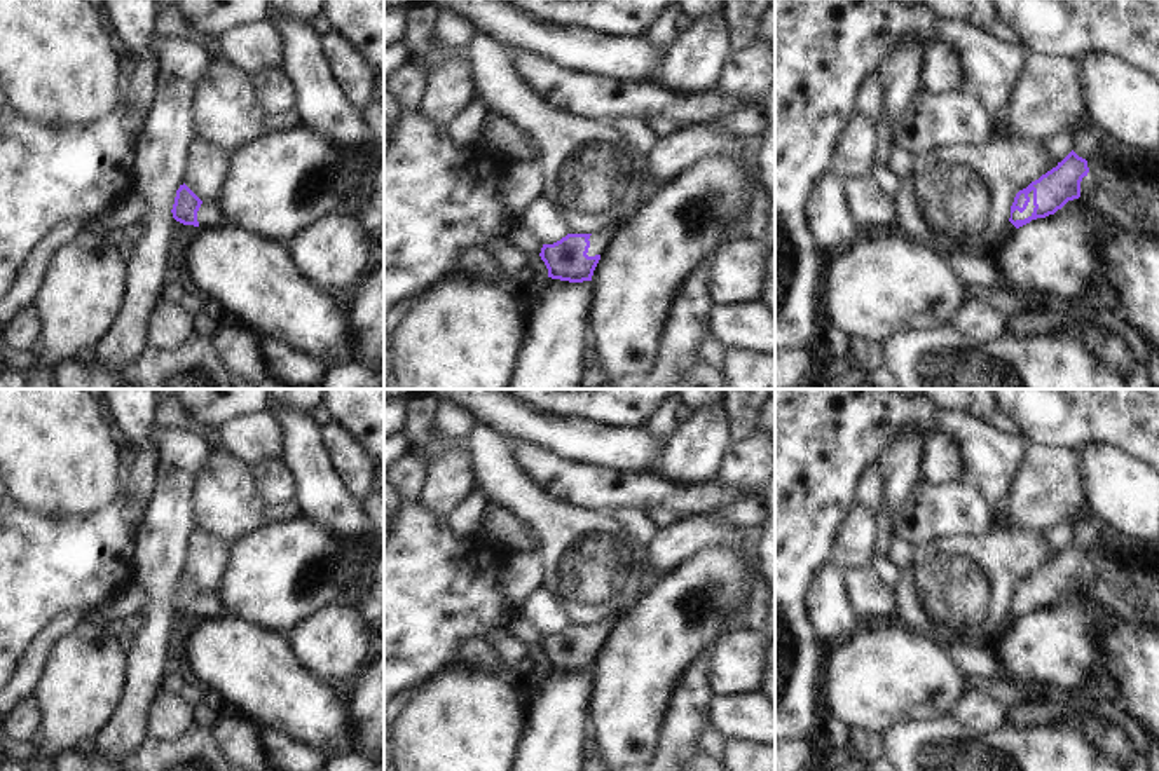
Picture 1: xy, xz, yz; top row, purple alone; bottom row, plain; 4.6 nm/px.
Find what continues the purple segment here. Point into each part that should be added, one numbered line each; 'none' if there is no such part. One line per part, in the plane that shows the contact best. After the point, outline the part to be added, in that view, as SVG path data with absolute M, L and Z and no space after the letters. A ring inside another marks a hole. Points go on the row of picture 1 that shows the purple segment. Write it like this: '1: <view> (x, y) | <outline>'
1: yz (1016, 215) | M1033 190L1028 194L1028 197L1030 197L1030 202L1028 202L1028 206L1026 206L1026 209L1023 211L1023 213L1019 213L1018 209L1012 213L1012 220L1016 222L1016 220L1025 220L1025 218L1028 218L1028 216L1032 216L1032 213L1033 213Z

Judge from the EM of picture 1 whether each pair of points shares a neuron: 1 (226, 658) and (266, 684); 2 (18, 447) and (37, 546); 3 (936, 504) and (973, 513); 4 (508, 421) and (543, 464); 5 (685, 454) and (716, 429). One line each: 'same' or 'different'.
1: same
2: different
3: same
4: different
5: same

